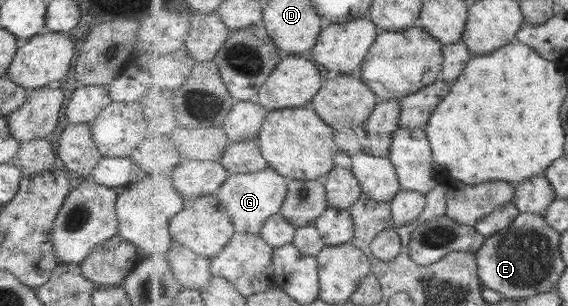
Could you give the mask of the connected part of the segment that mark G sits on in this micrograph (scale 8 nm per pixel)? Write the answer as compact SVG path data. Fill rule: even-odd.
M271 167L253 173L232 173L217 195L221 199L221 204L232 215L236 232L259 235L268 218L282 212L282 206L289 195L289 182L288 177Z

